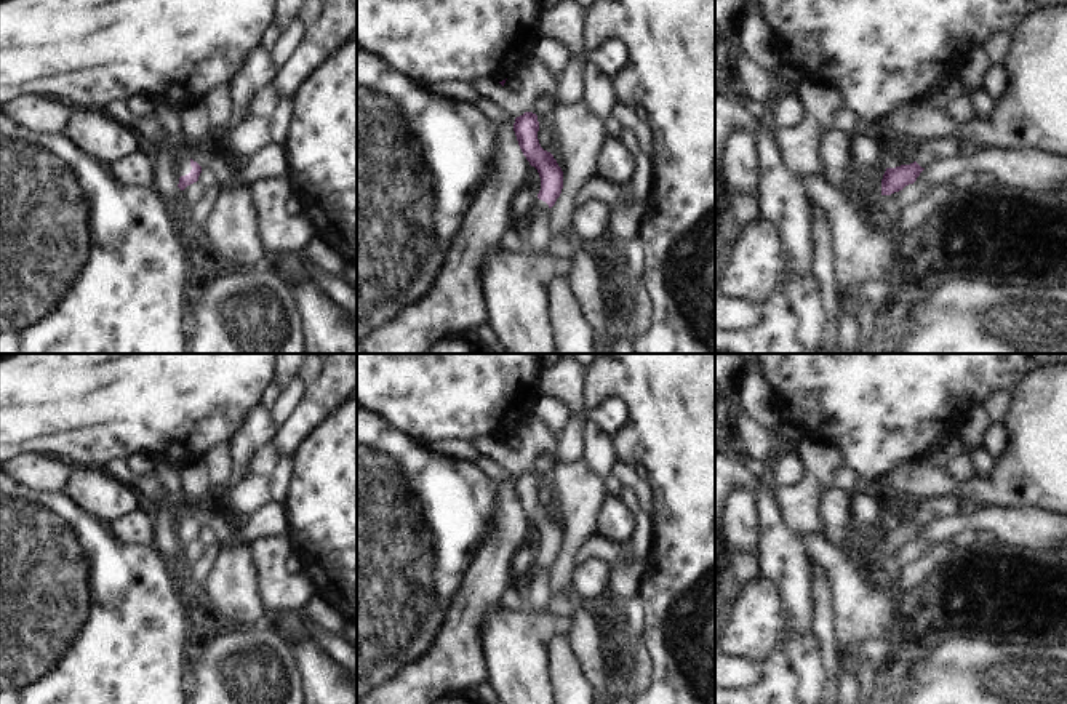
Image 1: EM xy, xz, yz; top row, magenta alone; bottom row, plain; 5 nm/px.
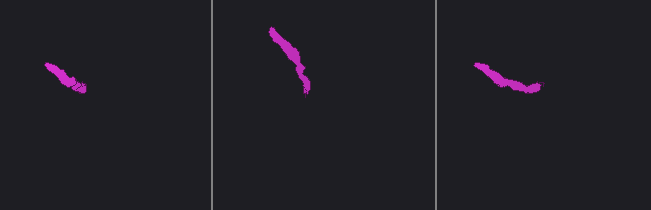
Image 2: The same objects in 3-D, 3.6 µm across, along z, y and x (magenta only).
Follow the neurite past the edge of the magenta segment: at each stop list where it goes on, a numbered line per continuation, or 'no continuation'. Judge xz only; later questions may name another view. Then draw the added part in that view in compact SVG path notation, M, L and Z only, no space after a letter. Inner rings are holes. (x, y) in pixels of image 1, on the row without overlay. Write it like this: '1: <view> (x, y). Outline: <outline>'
1: xz (538, 565). Outline: M537 557L537 558L534 558L531 562L530 573L531 573L533 579L534 579L537 574L541 574L544 571L549 571L549 570L550 570L549 563L545 560L542 560L542 558Z

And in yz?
no continuation.

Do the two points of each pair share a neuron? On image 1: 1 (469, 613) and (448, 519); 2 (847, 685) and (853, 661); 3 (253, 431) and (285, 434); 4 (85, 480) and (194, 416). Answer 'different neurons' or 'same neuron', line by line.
1: different neurons
2: different neurons
3: different neurons
4: different neurons

